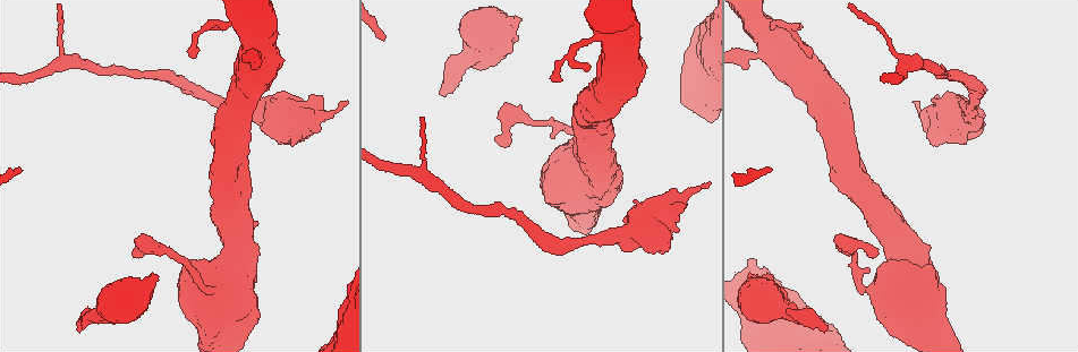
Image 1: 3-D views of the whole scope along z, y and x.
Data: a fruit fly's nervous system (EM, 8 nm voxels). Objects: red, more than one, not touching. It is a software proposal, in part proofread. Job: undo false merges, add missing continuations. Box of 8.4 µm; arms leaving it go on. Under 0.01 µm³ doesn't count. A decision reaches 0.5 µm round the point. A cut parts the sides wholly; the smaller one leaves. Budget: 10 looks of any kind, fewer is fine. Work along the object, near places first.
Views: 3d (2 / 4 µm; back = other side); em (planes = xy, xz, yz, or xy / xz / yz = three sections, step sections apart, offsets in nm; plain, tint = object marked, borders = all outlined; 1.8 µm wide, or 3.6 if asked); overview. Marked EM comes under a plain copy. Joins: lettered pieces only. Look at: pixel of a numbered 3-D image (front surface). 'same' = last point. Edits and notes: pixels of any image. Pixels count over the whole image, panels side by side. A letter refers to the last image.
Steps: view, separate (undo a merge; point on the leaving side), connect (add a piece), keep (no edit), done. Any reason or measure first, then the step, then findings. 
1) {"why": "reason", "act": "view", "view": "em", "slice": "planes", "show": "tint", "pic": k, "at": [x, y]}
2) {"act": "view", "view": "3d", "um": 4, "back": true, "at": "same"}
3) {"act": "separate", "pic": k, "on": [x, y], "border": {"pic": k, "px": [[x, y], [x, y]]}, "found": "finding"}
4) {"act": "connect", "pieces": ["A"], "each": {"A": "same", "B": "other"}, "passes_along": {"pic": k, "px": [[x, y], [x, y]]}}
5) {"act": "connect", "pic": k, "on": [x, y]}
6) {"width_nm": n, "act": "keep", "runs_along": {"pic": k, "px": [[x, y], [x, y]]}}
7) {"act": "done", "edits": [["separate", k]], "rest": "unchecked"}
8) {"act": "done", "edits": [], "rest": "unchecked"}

{"why": "sudden change in width", "act": "view", "view": "em", "um": 3.6, "slice": "yz", "step": 8, "show": "tint", "pic": 1, "at": [773, 23]}

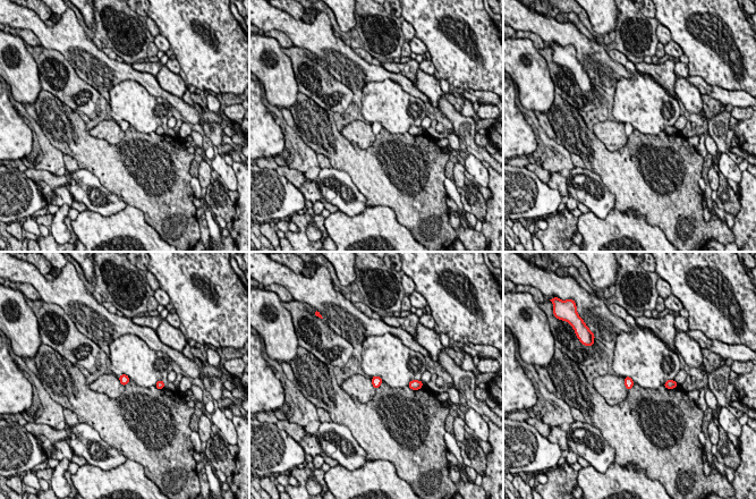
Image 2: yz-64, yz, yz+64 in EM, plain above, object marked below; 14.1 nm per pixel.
{"why": "cut it another way", "act": "view", "view": "em", "um": 3.6, "slice": "xy", "step": 8, "show": "tint", "at": "same"}

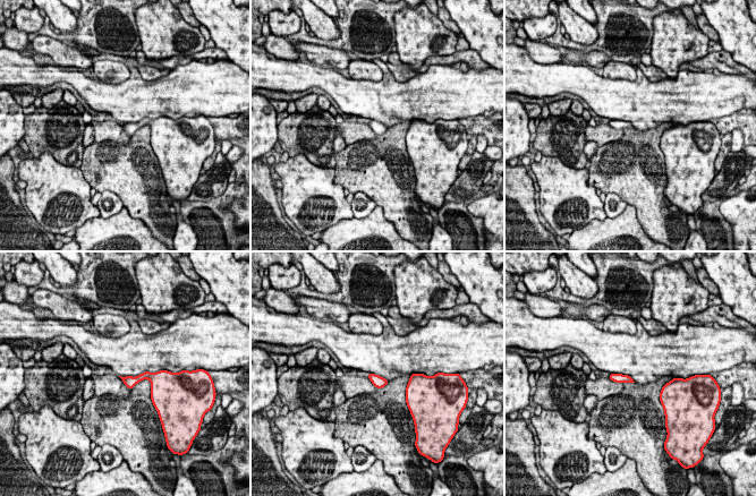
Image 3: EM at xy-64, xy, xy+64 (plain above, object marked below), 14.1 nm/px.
{"act": "view", "view": "em", "um": 3.6, "slice": "xy", "step": 8, "show": "borders", "at": "same"}

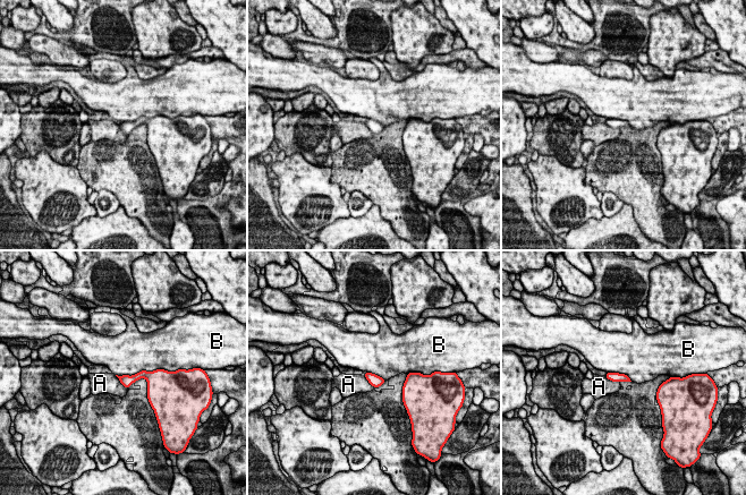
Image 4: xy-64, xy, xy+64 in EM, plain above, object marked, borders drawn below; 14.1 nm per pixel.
{"width_nm": 130, "act": "keep", "each": {"A": "other", "B": "other"}, "border": {"pic": 4, "px": [[158, 368], [116, 375]]}, "found": "continuous, no second neuron"}

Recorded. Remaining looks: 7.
{"why": "end of a long branch", "act": "view", "view": "em", "um": 3.6, "slice": "xy", "step": 4, "show": "borders", "pic": 1, "at": [871, 254]}

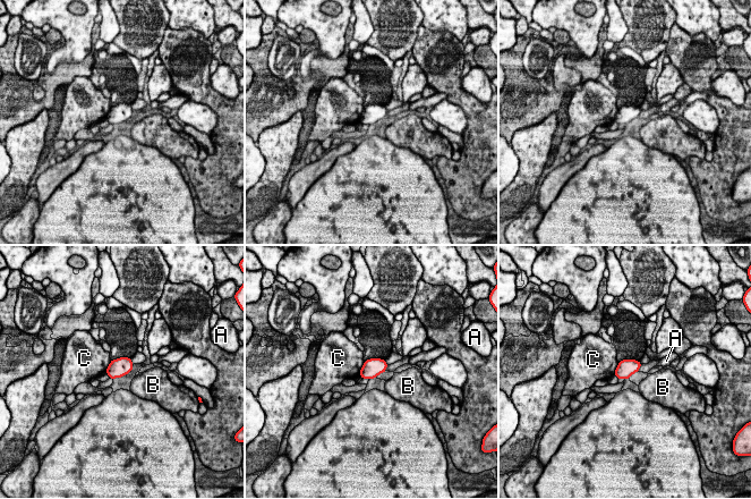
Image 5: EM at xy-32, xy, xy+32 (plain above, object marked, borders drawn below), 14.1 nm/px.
{"act": "keep", "each": {"A": "other", "B": "other", "C": "other"}, "border": {"pic": 5, "px": [[365, 361], [359, 374]]}, "found": "no lettered piece goes on from it"}

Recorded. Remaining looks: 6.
{"why": "branch stops here", "act": "view", "view": "em", "slice": "planes", "show": "borders", "pic": 1, "at": [77, 330]}

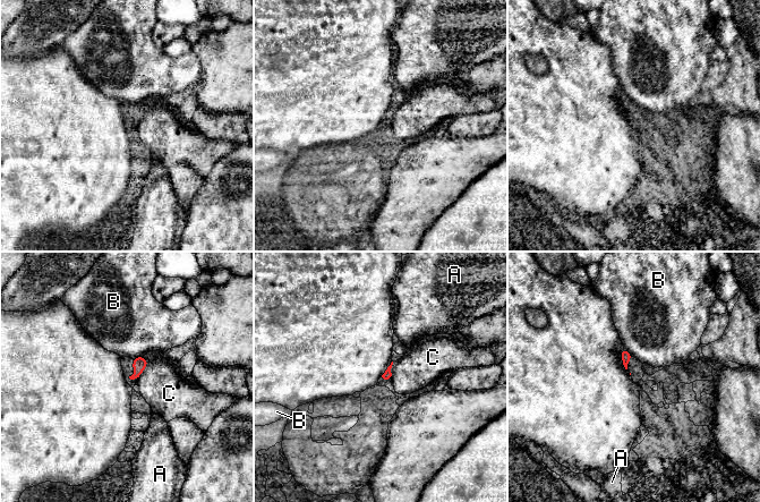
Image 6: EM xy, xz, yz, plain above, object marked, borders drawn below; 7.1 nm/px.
{"act": "keep", "each": {"A": "other", "B": "other", "C": "other"}, "border": {"pic": 6, "px": [[148, 363], [138, 377]]}, "found": "no lettered piece goes on from it"}

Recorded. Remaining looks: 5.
{"why": "branch stops here", "act": "view", "view": "em", "slice": "xy", "step": 4, "show": "borders", "pic": 1, "at": [750, 276]}

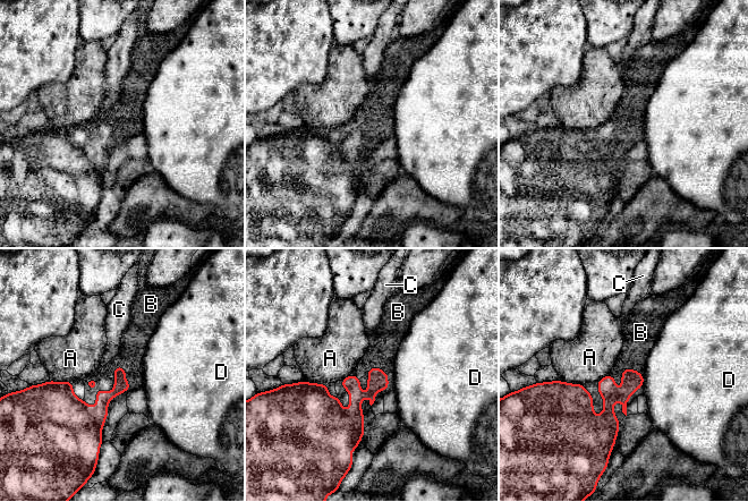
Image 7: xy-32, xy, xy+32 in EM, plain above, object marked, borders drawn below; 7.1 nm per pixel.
{"act": "view", "view": "em", "slice": "planes", "show": "borders", "at": "same"}

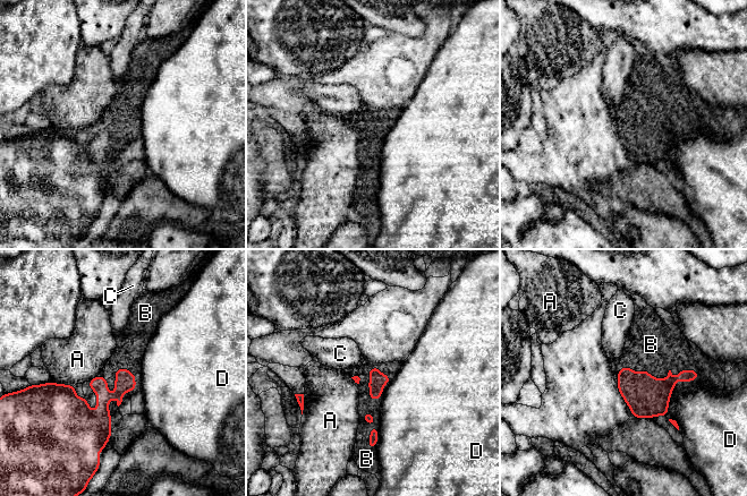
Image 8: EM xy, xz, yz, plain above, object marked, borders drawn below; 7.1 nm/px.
{"act": "connect", "pieces": ["B"], "each": {"A": "other", "B": "same", "C": "other", "D": "other"}, "passes_along": {"pic": 8, "px": [[647, 396], [656, 378], [651, 344]]}, "found": "it goes on there"}

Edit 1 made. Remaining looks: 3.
{"act": "done", "edits": [["connect", 8]], "rest": "unchecked"}

